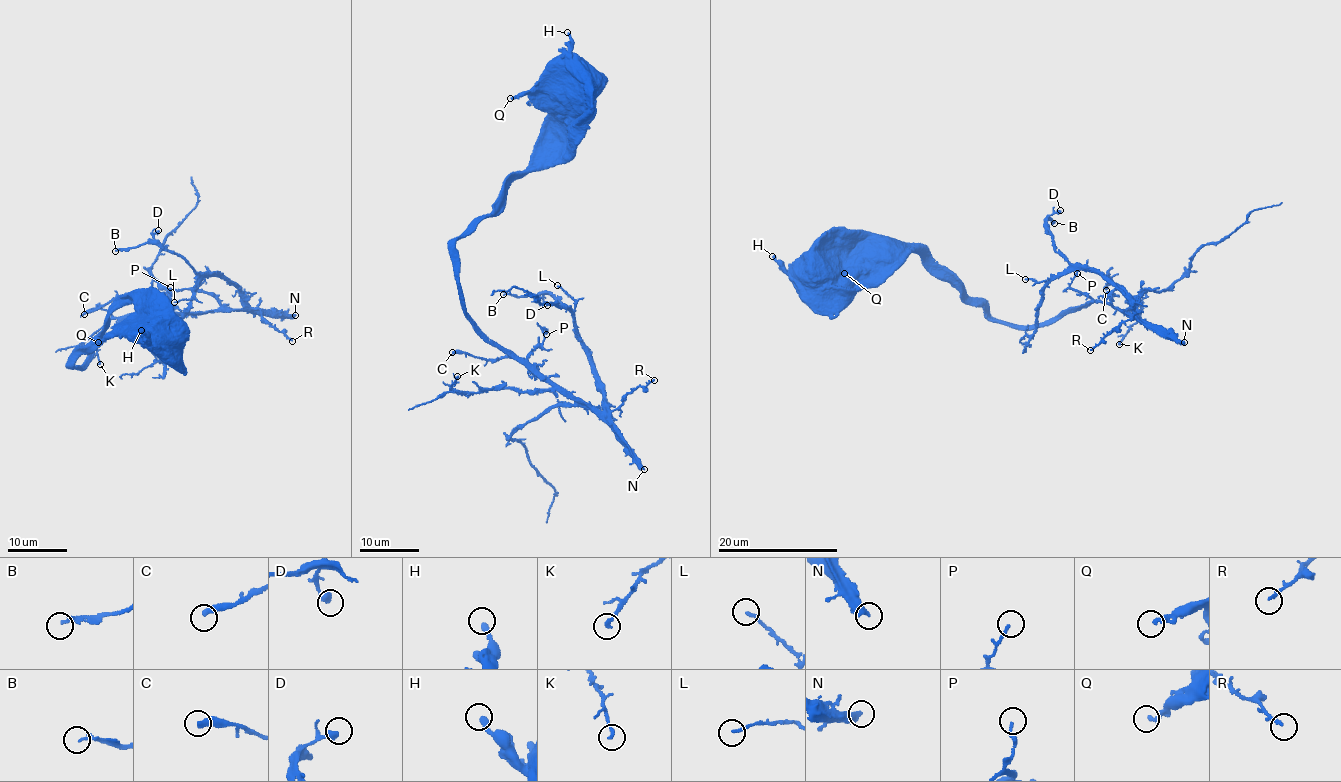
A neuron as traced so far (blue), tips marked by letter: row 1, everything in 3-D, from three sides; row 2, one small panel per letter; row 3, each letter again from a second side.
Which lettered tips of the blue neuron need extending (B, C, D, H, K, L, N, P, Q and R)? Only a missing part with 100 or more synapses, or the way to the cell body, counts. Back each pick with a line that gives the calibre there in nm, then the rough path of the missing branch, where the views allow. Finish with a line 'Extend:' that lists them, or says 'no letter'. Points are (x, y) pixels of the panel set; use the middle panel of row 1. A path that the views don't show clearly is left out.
N: calibre 400 nm
Extend: N

